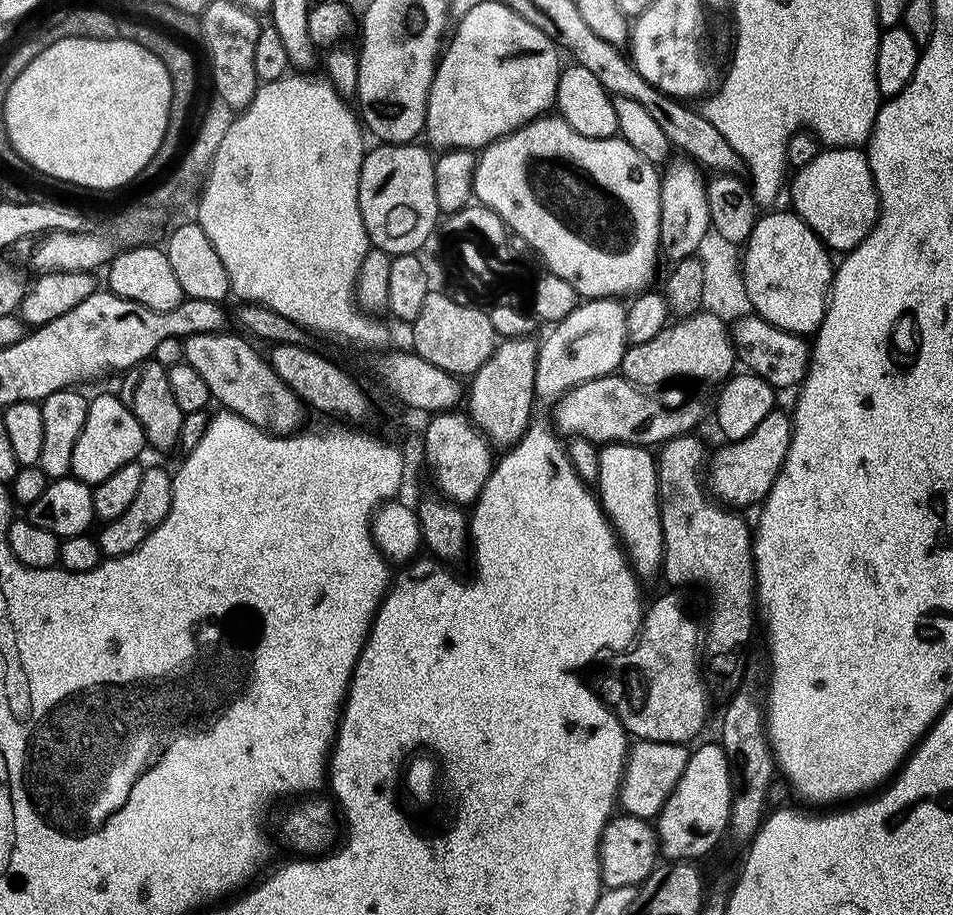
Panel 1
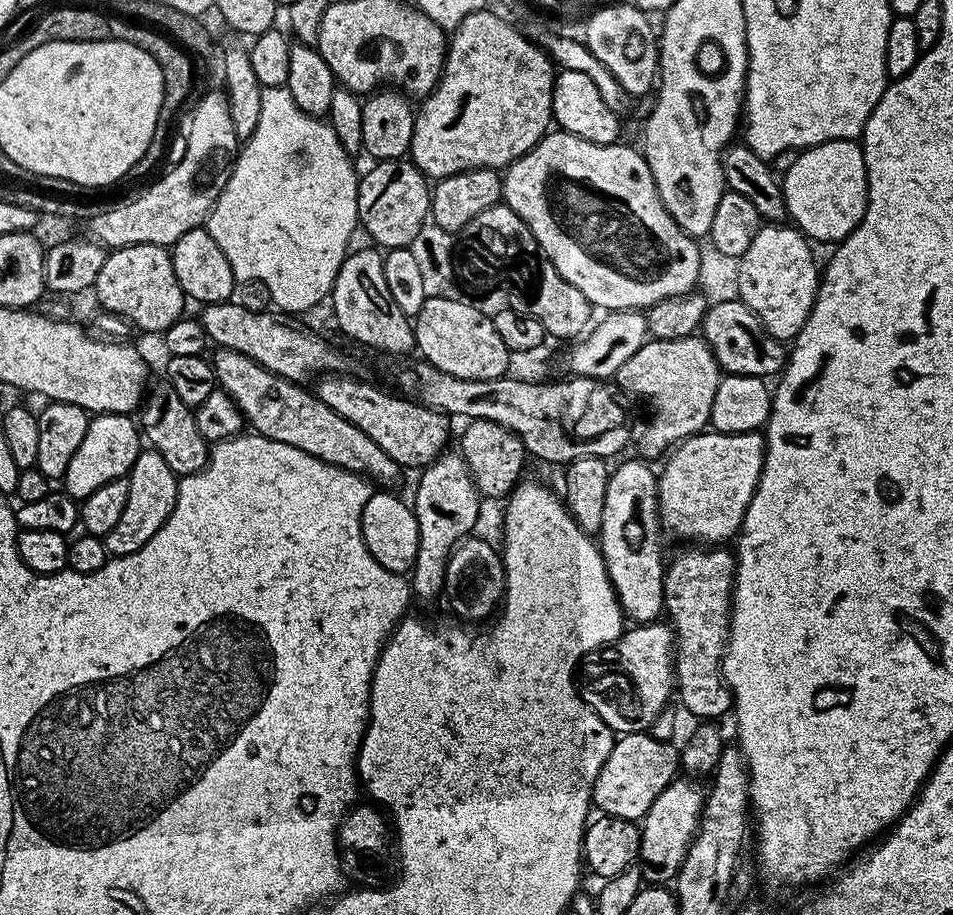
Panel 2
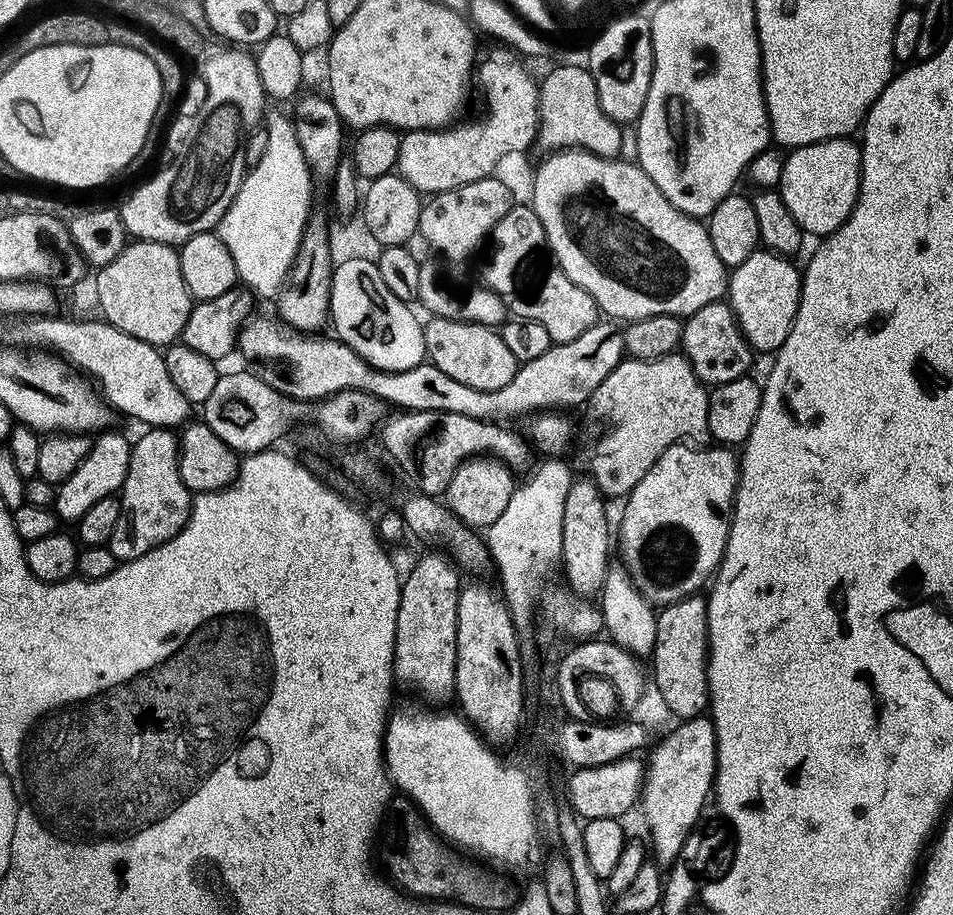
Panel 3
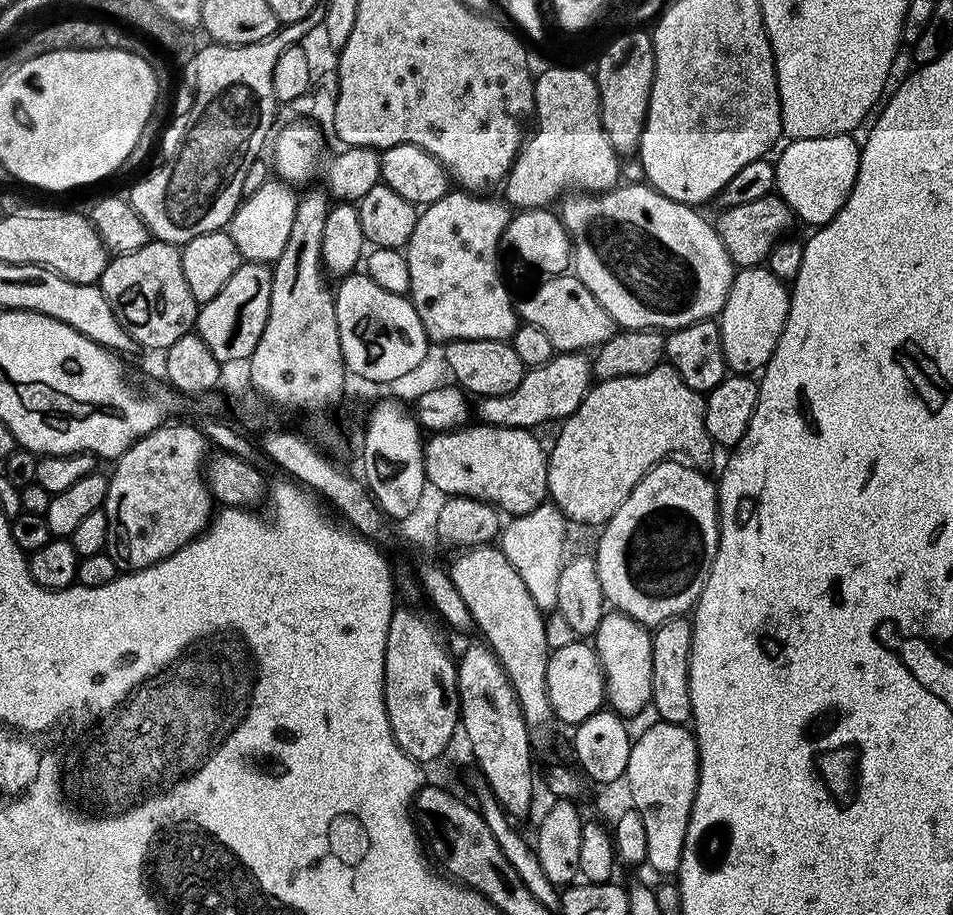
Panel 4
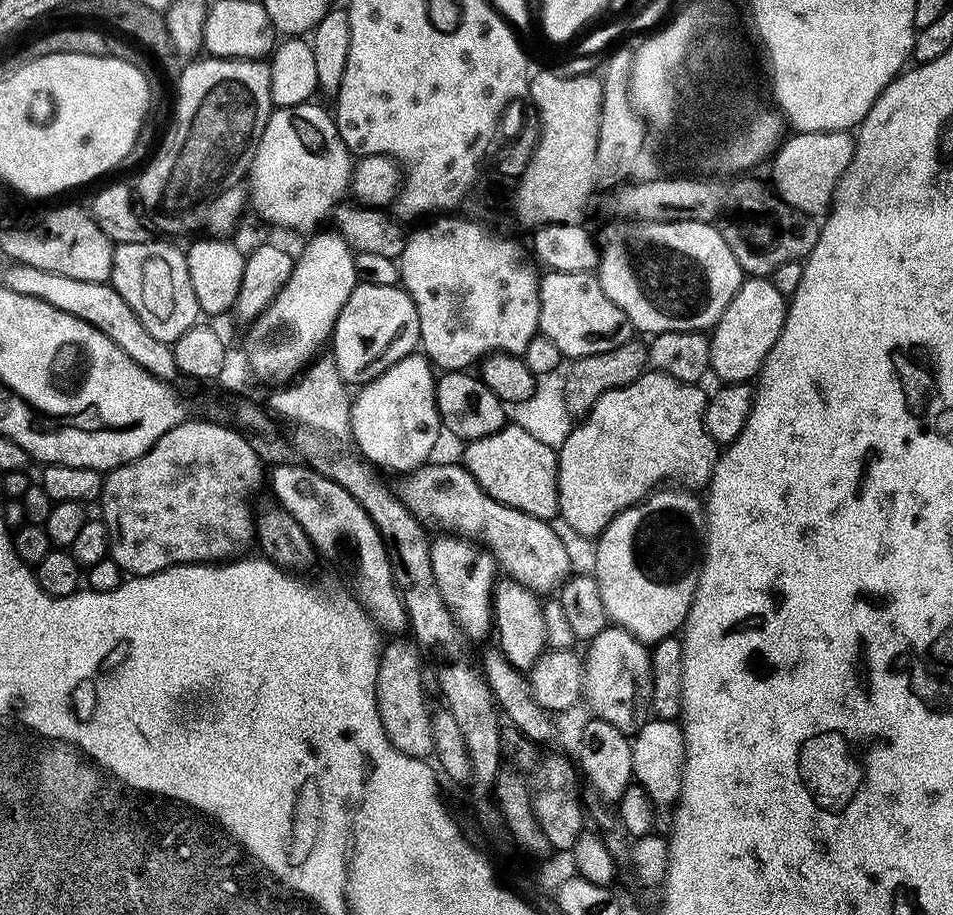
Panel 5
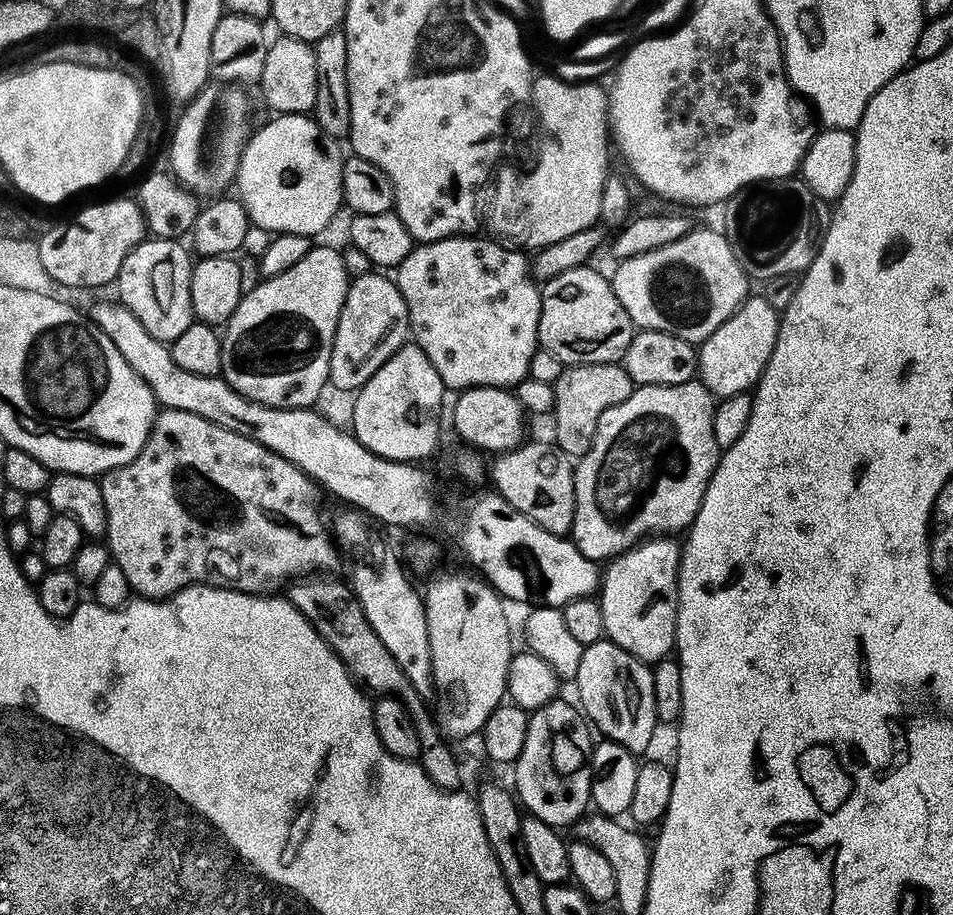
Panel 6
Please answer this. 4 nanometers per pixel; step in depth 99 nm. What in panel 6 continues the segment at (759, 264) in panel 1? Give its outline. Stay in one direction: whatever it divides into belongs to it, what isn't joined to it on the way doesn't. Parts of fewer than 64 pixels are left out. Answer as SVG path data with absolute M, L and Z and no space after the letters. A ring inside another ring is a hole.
M752 294L740 305L739 310L730 314L714 334L710 334L698 345L698 379L711 390L713 397L723 398L751 393L760 375L774 354L774 346L780 329L780 313L764 300L763 295Z

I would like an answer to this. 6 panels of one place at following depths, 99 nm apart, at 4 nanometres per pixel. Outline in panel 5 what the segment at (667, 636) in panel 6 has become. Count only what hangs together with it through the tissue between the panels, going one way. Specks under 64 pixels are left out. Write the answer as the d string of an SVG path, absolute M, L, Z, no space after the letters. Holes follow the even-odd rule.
M664 486L659 490L644 497L640 503L635 504L632 508L628 508L624 512L613 518L604 532L601 532L596 544L596 569L594 575L600 593L602 594L602 606L606 606L606 614L609 621L617 628L624 628L635 640L640 641L645 646L655 646L660 641L666 639L667 636L676 636L684 627L685 620L688 619L688 611L692 605L692 599L696 593L698 586L698 578L700 577L700 565L704 562L704 545L706 543L706 512L700 504L695 500L693 493L688 490L681 490L676 486Z

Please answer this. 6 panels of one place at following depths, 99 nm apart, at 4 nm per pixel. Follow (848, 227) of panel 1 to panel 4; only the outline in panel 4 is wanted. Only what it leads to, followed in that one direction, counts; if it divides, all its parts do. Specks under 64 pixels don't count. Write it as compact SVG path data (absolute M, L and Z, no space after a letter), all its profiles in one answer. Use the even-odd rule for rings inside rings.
M851 135L823 136L822 138L806 138L805 140L794 140L785 143L785 148L781 150L780 157L775 157L776 185L775 191L780 199L788 203L788 208L792 211L793 217L797 221L805 220L811 226L829 224L842 210L846 198L856 181L858 166L860 165L861 145L852 141Z

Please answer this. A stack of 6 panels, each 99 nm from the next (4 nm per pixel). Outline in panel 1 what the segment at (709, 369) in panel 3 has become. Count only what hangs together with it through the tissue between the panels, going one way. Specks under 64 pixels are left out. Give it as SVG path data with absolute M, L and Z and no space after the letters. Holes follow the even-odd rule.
M755 314L731 321L730 331L739 363L747 371L760 376L777 390L795 389L803 384L804 375L812 365L812 345L801 333L782 330Z

